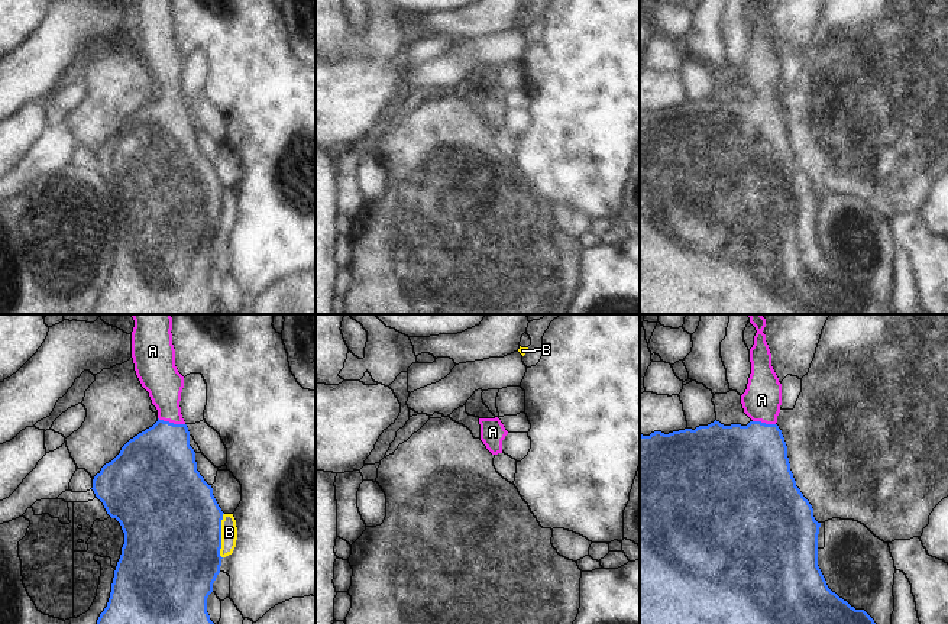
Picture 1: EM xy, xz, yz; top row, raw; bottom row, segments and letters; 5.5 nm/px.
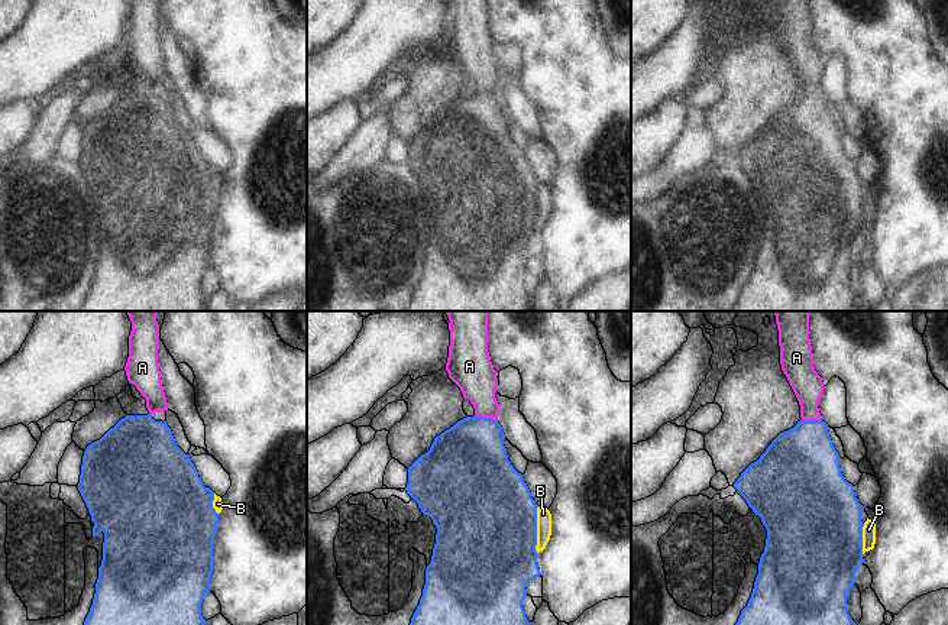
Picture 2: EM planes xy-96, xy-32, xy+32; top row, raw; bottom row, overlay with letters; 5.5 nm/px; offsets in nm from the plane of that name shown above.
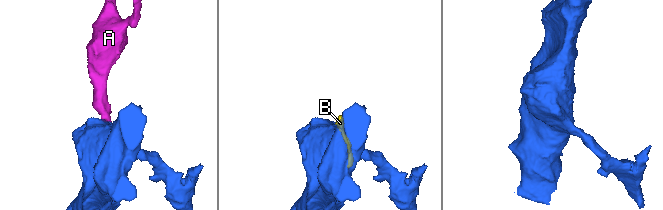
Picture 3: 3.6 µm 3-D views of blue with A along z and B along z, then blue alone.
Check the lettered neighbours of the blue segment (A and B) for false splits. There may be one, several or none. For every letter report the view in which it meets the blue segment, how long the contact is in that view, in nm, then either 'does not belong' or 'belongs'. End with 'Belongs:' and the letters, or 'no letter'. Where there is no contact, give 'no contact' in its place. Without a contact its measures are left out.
A: xy | 160 nm | belongs
B: xy | 260 nm | does not belong
Belongs: A

